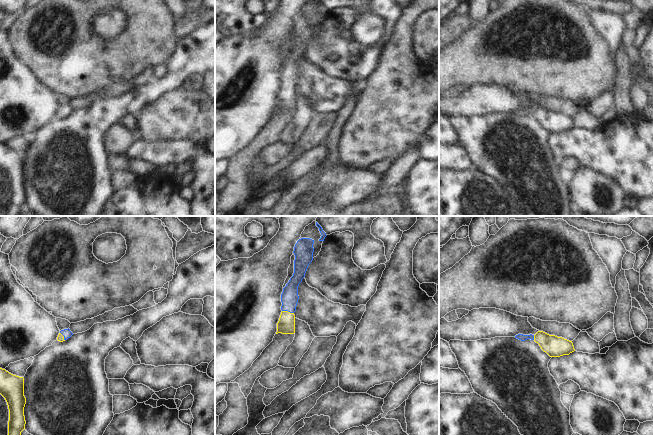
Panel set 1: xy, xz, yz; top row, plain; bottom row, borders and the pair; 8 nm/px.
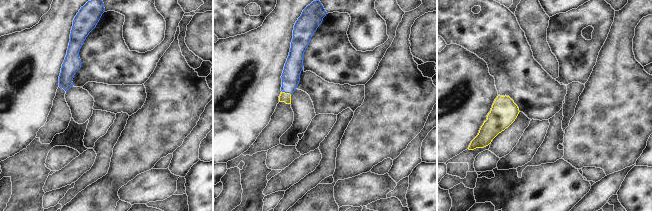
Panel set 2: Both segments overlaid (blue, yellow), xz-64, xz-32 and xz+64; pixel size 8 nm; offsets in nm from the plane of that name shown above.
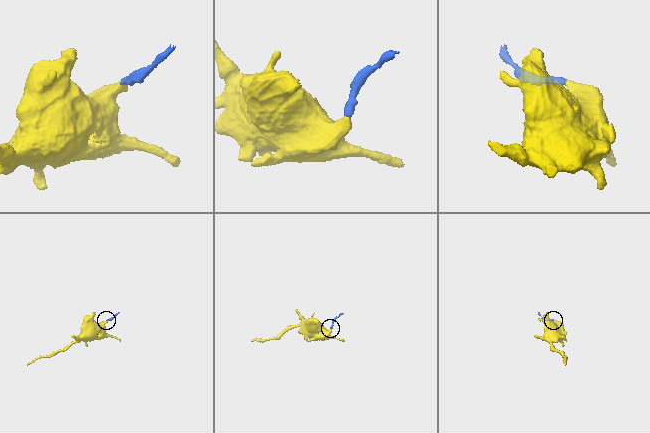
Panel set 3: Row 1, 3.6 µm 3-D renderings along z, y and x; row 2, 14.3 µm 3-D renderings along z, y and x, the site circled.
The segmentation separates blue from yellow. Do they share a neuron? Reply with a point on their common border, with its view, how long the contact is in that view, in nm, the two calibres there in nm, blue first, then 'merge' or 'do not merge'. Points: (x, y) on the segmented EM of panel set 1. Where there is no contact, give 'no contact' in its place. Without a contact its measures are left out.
meets blue in xz at (288, 311); contact 100 nm long; 140 nm thick on the blue side, 140 nm on the other; merge

